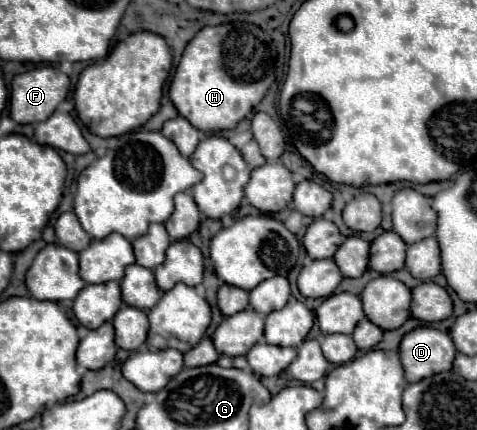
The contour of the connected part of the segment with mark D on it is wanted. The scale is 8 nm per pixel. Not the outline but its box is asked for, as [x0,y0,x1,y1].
[399,327,455,383]

